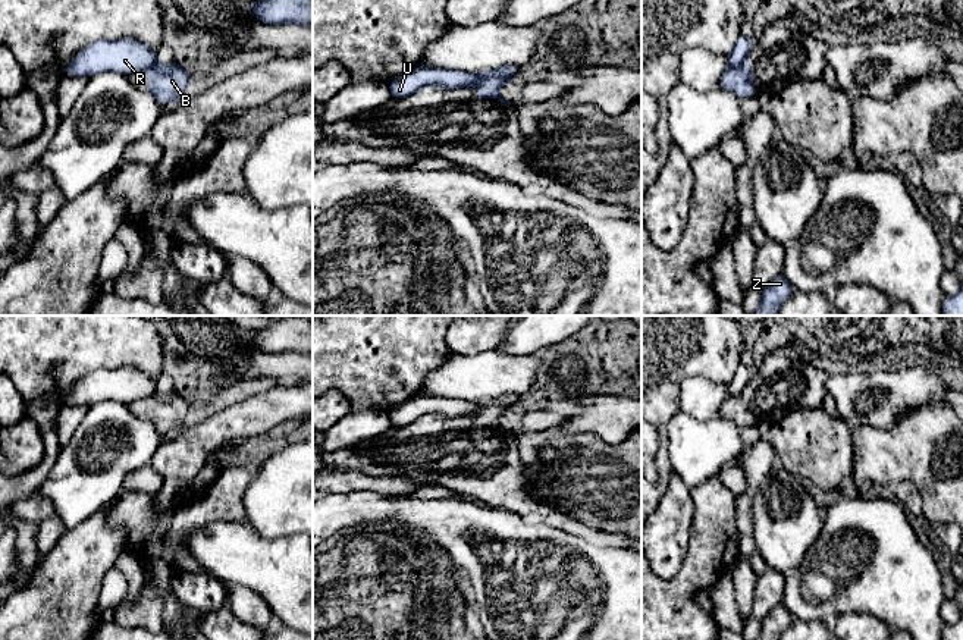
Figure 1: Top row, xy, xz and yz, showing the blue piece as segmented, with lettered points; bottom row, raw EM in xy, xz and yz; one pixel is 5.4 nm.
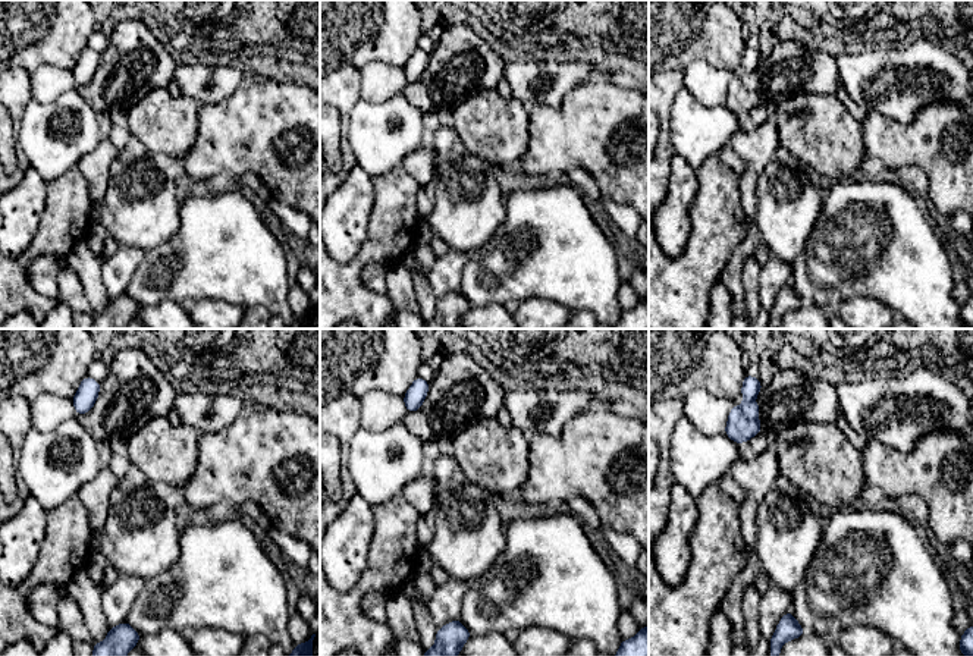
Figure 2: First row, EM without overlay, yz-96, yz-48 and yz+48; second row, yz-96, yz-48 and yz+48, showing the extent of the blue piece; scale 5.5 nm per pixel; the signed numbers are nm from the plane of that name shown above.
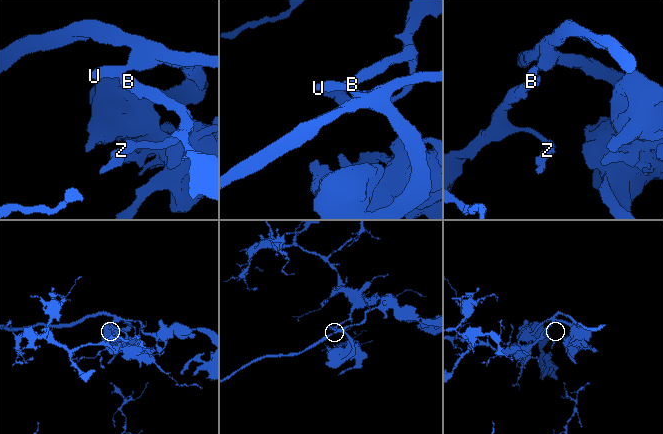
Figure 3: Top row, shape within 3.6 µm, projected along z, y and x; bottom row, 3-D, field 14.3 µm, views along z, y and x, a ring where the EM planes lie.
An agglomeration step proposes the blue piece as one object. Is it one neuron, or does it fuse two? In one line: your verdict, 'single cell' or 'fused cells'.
fused cells

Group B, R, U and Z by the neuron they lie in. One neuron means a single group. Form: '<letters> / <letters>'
B Z / R U

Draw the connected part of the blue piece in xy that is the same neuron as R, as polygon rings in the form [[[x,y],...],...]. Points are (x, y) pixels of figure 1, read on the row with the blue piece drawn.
[[[135,38],[98,40],[84,47],[65,69],[65,75],[92,76],[101,72],[129,75],[157,63],[154,48]]]

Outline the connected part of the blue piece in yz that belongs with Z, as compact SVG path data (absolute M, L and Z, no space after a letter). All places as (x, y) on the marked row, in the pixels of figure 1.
M784 274L777 276L760 294L760 305L753 316L778 316L780 305L787 301L794 289Z

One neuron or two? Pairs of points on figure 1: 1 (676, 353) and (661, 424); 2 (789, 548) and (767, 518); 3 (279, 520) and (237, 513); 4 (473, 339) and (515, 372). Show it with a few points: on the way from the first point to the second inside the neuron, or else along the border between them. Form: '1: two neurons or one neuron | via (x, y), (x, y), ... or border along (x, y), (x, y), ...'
1: two neurons | border along (677, 383), (661, 382), (656, 386)
2: one neuron | via (783, 540), (783, 535), (774, 526)
3: two neurons | border along (253, 480), (244, 495), (247, 523)
4: two neurons | border along (495, 348), (476, 354), (454, 354)

